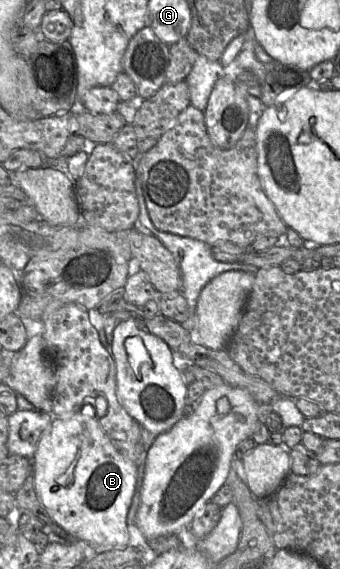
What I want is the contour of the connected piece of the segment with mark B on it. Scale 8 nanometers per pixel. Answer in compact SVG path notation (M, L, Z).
M91 398L72 417L55 417L39 439L32 466L36 491L52 518L70 535L87 542L96 552L128 544L127 513L135 491L138 466L125 457L103 431Z

